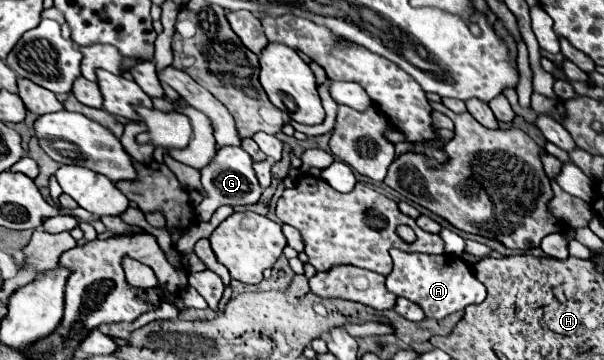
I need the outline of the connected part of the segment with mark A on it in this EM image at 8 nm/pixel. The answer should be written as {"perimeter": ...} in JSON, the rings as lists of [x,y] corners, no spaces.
{"perimeter":[[[390,252],[394,260],[394,270],[386,276],[386,288],[402,298],[416,302],[426,318],[444,320],[446,316],[464,310],[470,304],[480,304],[486,300],[486,286],[476,280],[476,274],[468,262],[460,256],[436,256],[436,254],[422,254],[422,252]]]}

